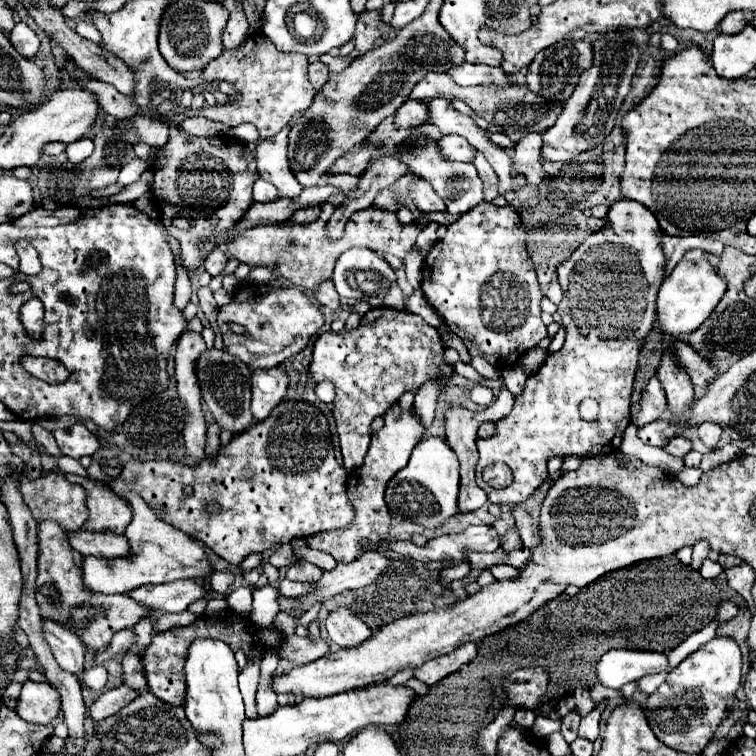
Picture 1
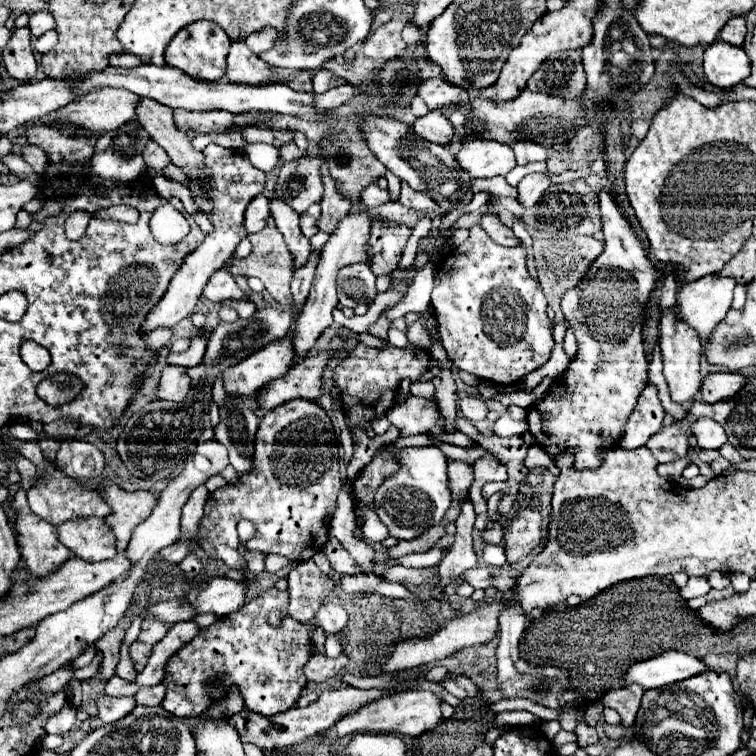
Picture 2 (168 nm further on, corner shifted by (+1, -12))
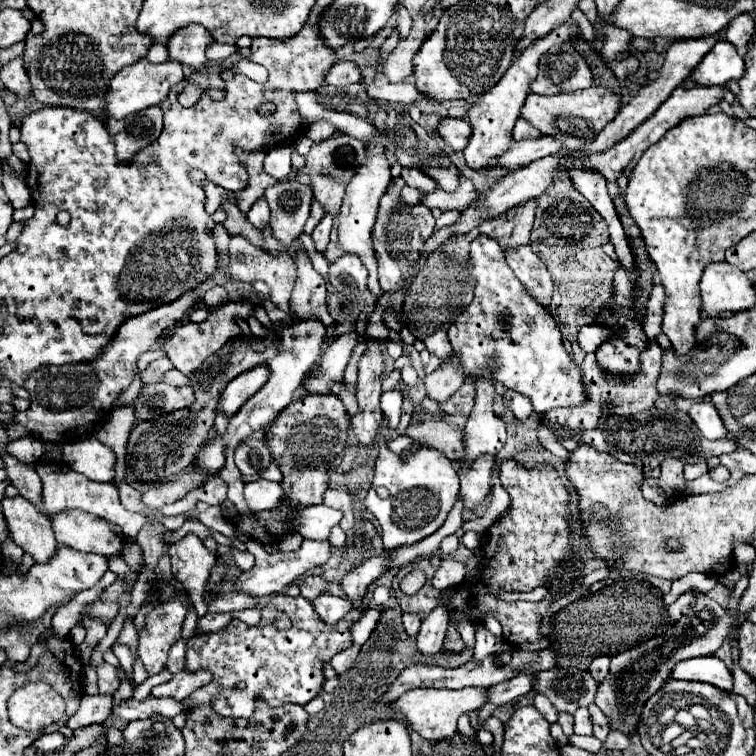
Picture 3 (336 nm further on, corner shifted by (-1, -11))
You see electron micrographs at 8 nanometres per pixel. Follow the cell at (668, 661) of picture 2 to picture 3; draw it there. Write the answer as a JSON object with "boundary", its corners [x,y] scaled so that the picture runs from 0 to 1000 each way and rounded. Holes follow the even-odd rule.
{"boundary":[[[946,866],[898,874],[893,880],[888,896],[906,898],[906,901],[927,901],[927,903],[946,906],[954,914],[970,914],[970,893],[962,885],[962,880],[954,872],[948,872]]]}

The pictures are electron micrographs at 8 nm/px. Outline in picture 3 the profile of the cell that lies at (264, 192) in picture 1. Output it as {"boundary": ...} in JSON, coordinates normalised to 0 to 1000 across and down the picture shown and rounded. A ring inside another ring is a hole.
{"boundary":[[[343,263],[335,269],[335,274],[327,282],[327,290],[340,300],[340,303],[351,303],[356,295],[356,274],[351,269],[351,263]]]}

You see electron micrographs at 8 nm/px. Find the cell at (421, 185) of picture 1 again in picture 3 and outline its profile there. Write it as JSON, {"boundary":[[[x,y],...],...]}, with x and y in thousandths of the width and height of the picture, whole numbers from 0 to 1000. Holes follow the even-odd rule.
{"boundary":[[[533,221],[533,229],[530,229],[530,234],[536,237],[536,242],[538,245],[544,245],[544,247],[552,247],[552,250],[557,250],[560,255],[573,255],[575,253],[575,247],[578,247],[578,242],[567,234],[567,231],[562,231],[557,224],[552,224],[552,221]]]}

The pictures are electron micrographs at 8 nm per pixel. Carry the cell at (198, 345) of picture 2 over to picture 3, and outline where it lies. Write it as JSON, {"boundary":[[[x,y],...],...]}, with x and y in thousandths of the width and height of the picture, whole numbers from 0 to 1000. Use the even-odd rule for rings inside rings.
{"boundary":[[[213,472],[213,475],[202,478],[192,491],[184,493],[187,507],[210,507],[210,504],[216,504],[216,496],[218,496],[224,488],[229,488],[229,483],[224,480],[221,472]]]}

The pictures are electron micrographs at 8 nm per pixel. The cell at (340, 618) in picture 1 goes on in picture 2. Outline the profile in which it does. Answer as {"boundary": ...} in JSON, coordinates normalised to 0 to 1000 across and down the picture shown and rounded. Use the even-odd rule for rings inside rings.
{"boundary":[[[427,799],[419,807],[417,817],[433,839],[456,839],[459,836],[462,815],[459,815],[456,804],[448,799]]]}

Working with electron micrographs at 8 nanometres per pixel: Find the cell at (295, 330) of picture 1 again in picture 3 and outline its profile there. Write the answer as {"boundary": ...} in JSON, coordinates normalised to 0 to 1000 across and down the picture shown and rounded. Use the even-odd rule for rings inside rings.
{"boundary":[[[343,483],[343,485],[335,485],[332,491],[319,493],[292,520],[290,533],[287,533],[287,546],[295,546],[300,552],[306,552],[308,546],[313,546],[321,538],[321,533],[329,525],[335,525],[351,509],[353,499],[356,499],[353,483]]]}

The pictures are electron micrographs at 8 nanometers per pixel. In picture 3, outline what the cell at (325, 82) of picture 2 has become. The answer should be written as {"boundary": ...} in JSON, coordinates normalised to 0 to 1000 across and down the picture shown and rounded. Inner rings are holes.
{"boundary":[[[446,81],[435,99],[433,99],[433,112],[464,112],[464,110],[472,110],[478,107],[475,102],[475,89],[472,83],[467,81]]]}

